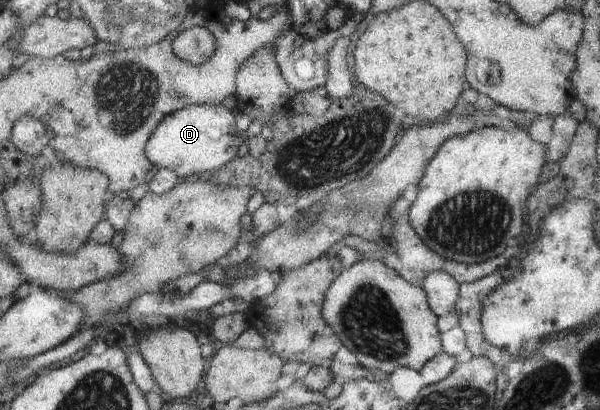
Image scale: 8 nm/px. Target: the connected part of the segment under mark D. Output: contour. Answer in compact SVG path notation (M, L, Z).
M192 104L169 115L152 132L144 148L146 158L158 168L176 172L178 177L192 179L202 172L218 171L238 157L238 150L246 142L245 134L236 126L235 111L226 106Z

